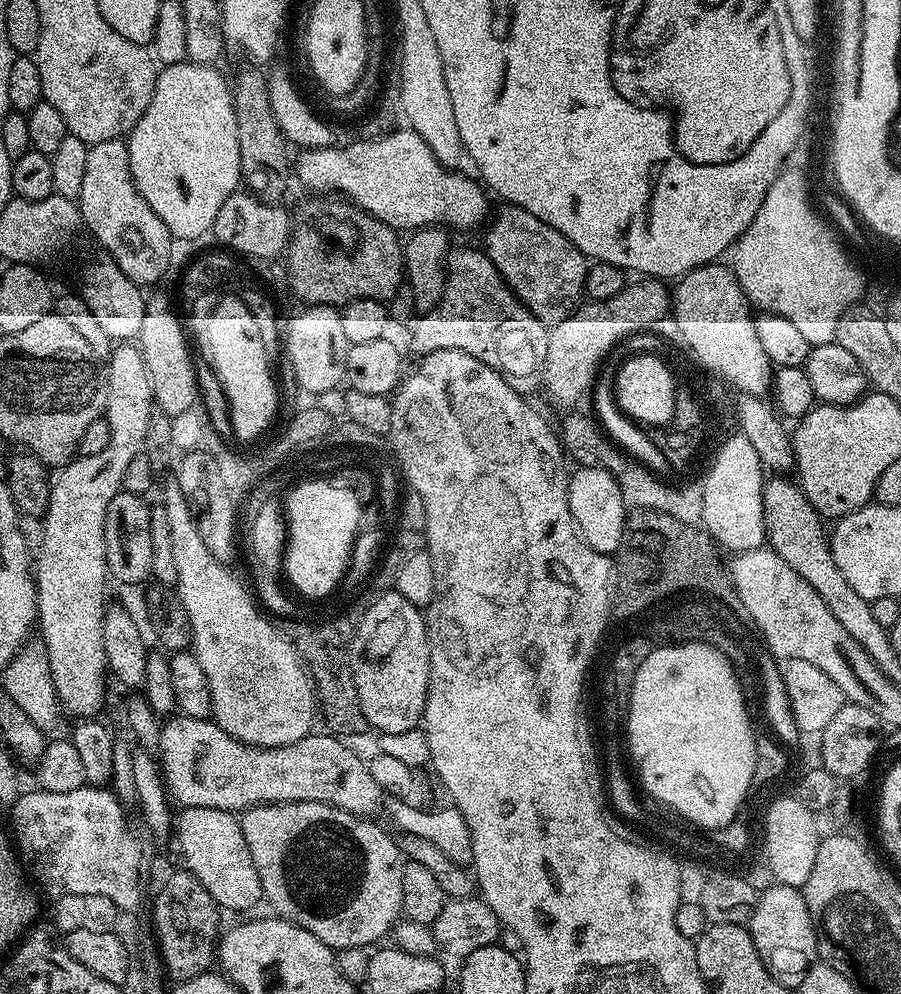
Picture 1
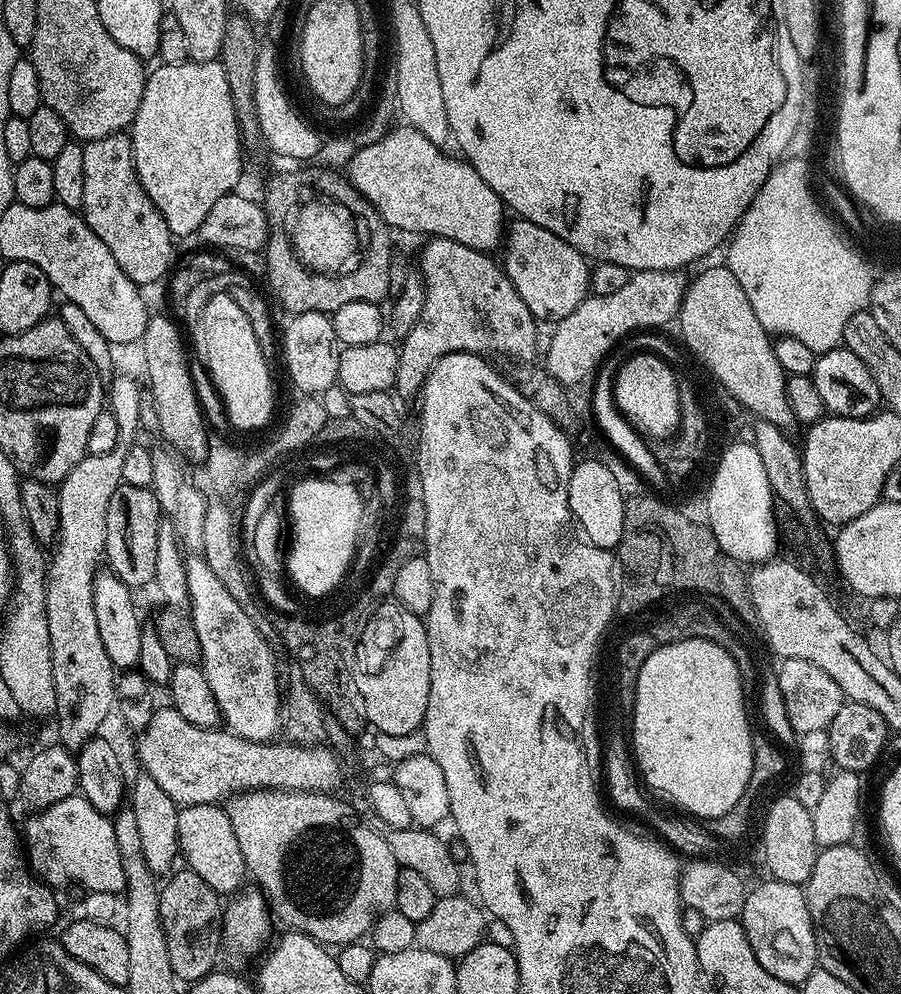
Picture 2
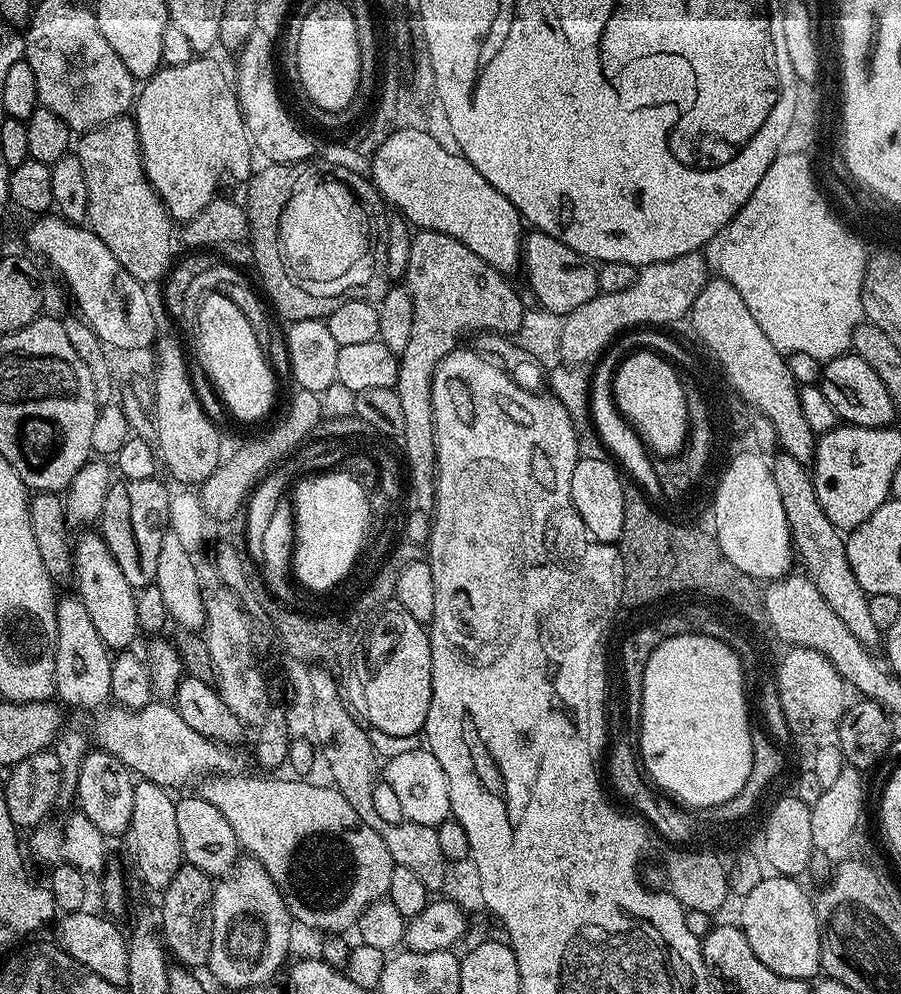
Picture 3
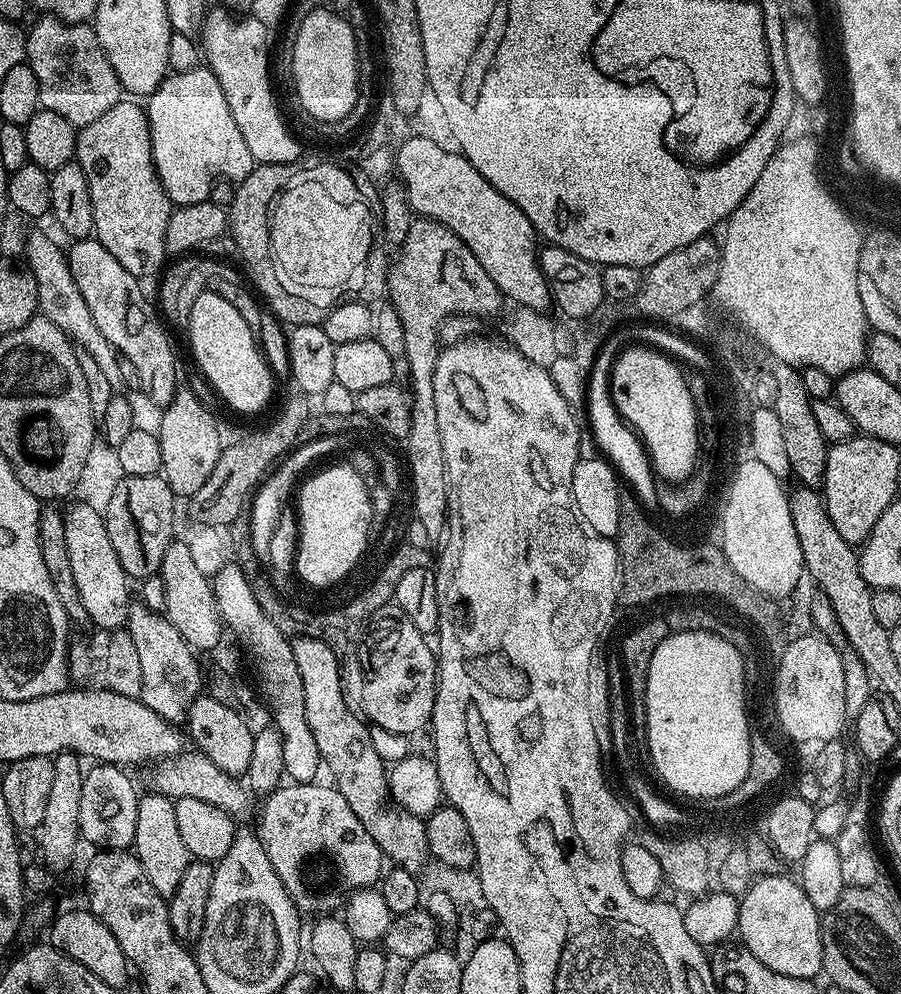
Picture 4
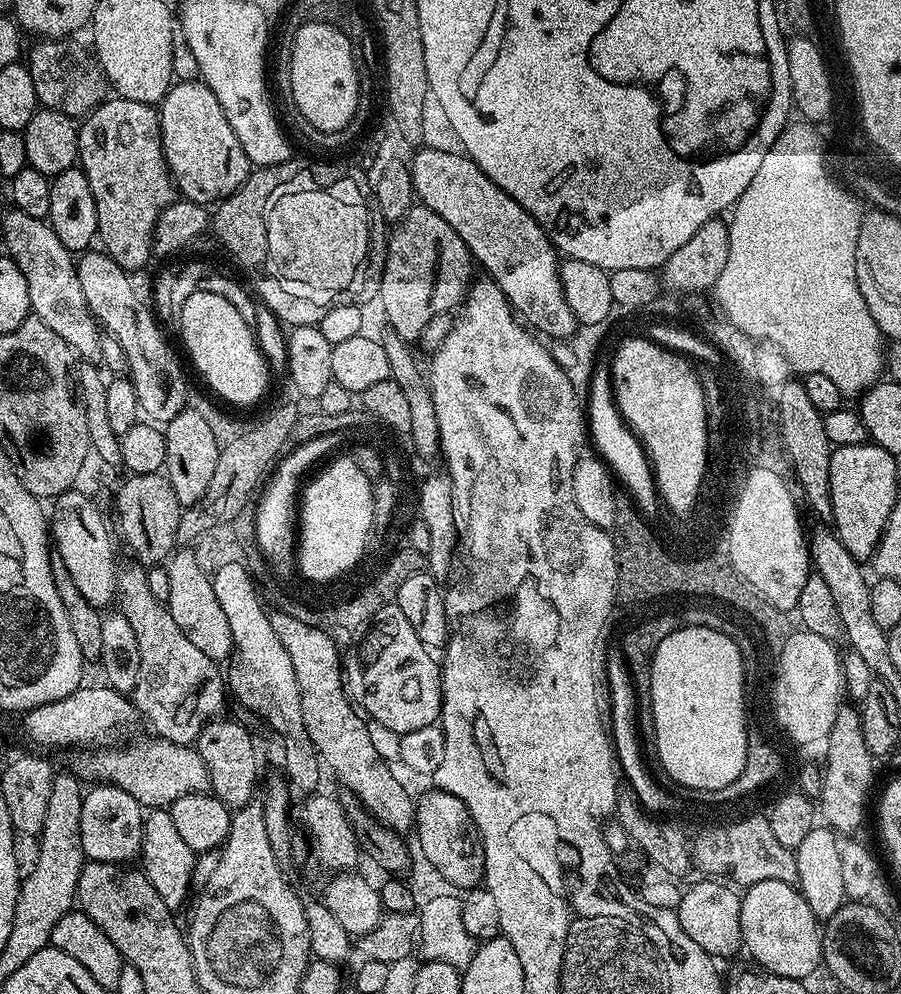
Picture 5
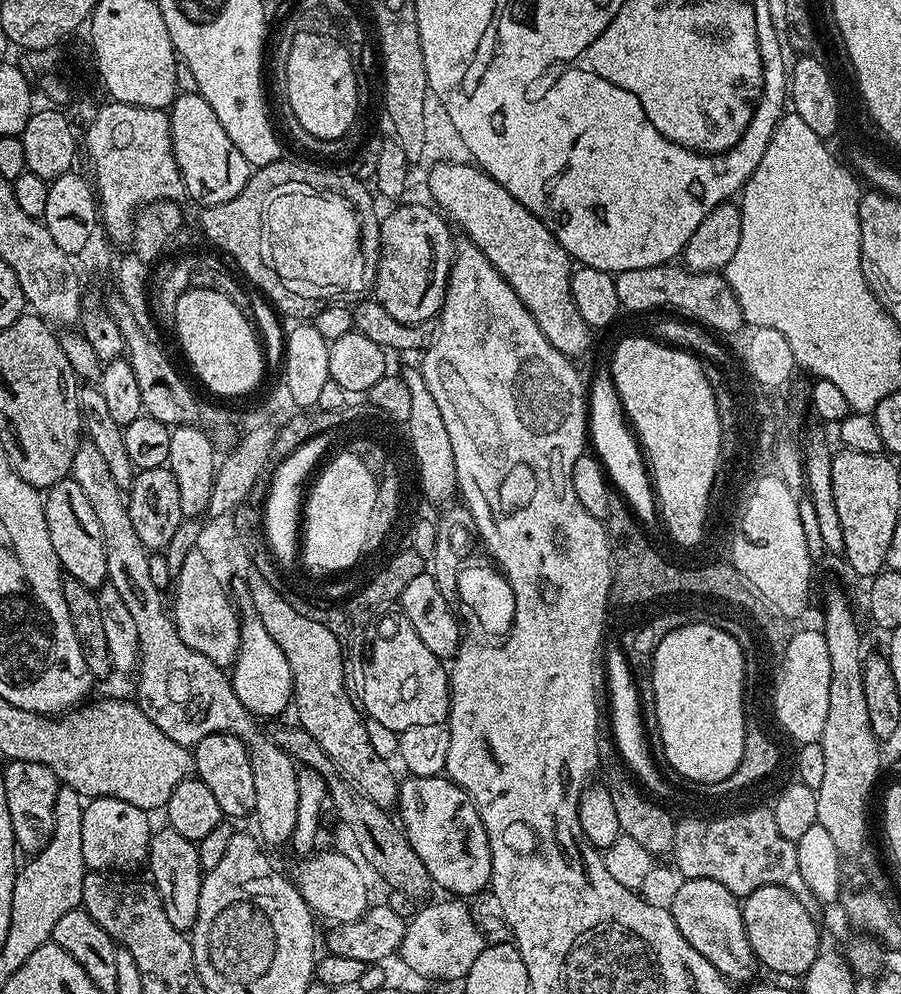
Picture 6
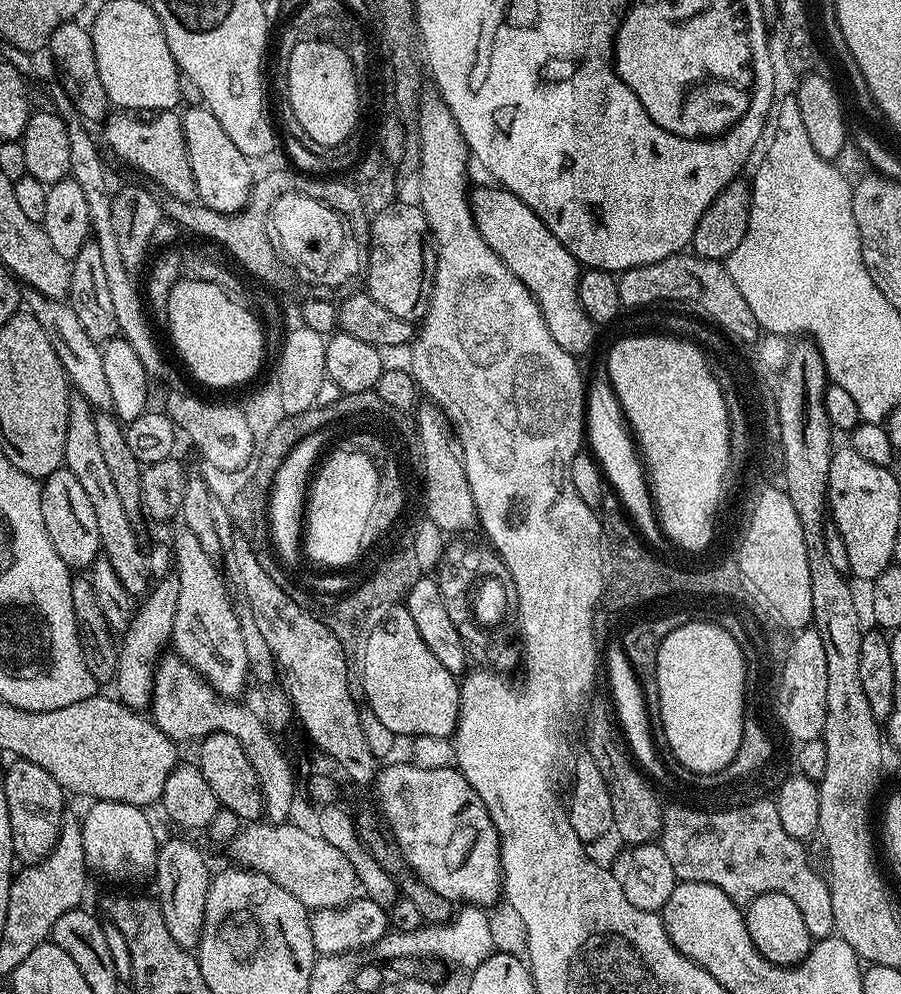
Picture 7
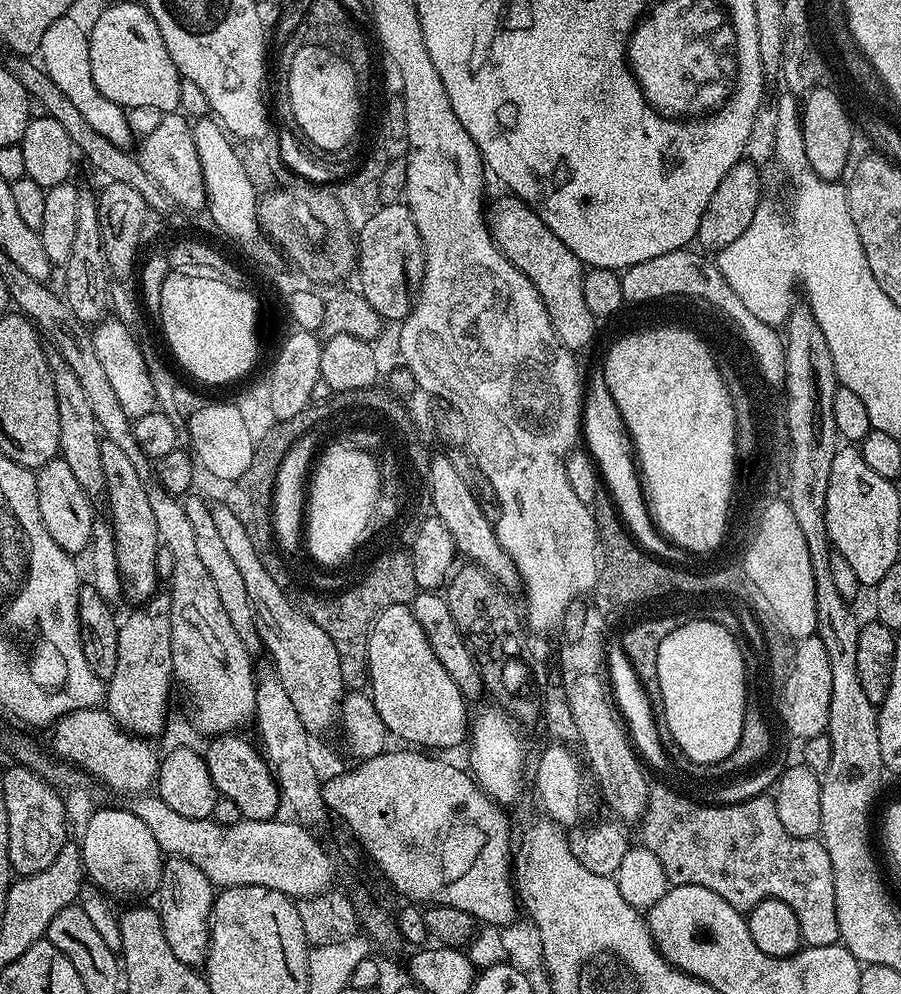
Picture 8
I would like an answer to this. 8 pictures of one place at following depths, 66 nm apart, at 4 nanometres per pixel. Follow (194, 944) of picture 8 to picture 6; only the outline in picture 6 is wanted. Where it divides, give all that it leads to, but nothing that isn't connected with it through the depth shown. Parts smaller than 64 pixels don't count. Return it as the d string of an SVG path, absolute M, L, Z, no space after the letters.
M167 826L161 828L161 832L160 829L153 831L152 841L148 843L146 868L152 871L150 880L156 885L158 894L162 898L166 918L170 918L170 923L179 932L188 934L191 933L194 922L198 918L198 898L206 869L200 864L198 850L193 841L182 838L178 830Z

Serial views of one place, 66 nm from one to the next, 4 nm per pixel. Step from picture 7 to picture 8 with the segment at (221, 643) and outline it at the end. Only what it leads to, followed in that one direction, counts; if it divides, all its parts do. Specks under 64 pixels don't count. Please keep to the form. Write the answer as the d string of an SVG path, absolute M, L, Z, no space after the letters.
M152 482L148 484L150 507L158 522L163 547L174 554L172 594L172 674L184 683L192 703L192 724L204 738L239 733L256 719L256 677L254 660L242 646L238 630L230 626L230 617L218 598L210 570L206 570L194 543L194 530L186 519L186 510L177 497Z

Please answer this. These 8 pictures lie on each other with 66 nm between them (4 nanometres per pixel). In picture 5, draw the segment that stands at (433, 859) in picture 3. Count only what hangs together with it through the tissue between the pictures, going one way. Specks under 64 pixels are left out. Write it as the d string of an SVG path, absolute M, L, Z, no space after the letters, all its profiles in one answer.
M276 610L269 620L283 648L290 654L301 690L302 720L320 760L327 767L328 764L332 767L333 774L344 783L343 787L352 792L378 822L391 831L411 833L416 822L416 804L400 785L399 778L392 773L393 765L384 760L378 750L374 750L370 743L368 720L352 709L344 693L344 676L340 673L341 649L330 634L308 624L307 619L300 620Z

